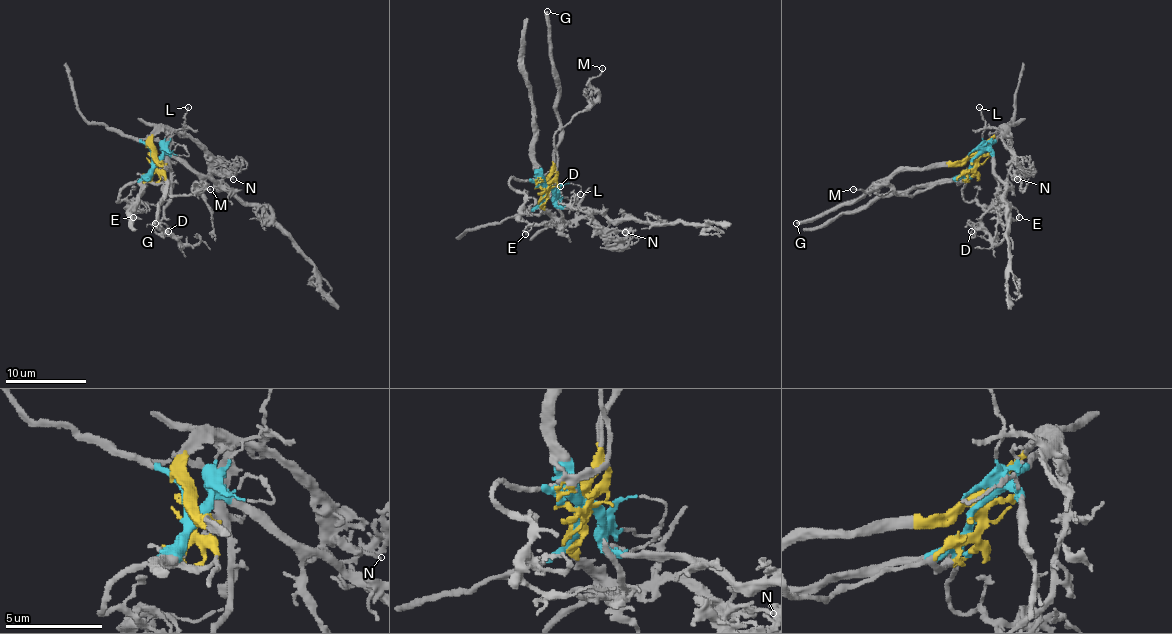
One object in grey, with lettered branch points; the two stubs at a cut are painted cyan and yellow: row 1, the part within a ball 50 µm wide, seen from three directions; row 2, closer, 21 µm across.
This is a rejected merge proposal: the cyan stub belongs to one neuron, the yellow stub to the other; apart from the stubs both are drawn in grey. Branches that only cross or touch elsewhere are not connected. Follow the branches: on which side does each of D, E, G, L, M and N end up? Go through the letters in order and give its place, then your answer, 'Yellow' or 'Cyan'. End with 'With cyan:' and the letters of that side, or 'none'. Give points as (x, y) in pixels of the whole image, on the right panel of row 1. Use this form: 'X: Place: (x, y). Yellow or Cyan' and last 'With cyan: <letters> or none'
D: Place: (971, 231). Yellow
E: Place: (1019, 217). Cyan
G: Place: (796, 223). Yellow
L: Place: (979, 107). Cyan
M: Place: (853, 189). Yellow
N: Place: (1017, 179). Yellow
With cyan: E, L

